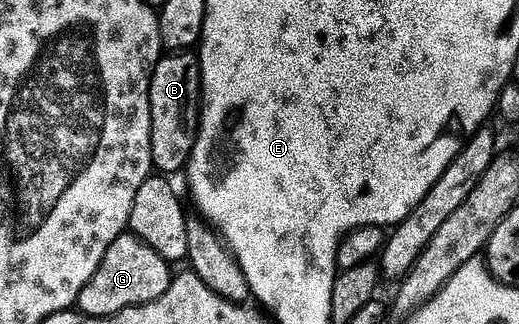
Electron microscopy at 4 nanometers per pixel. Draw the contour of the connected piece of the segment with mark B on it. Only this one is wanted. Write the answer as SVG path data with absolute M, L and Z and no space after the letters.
M192 52L169 53L161 57L150 84L151 158L153 169L174 176L187 167L199 131L201 72L199 57Z

